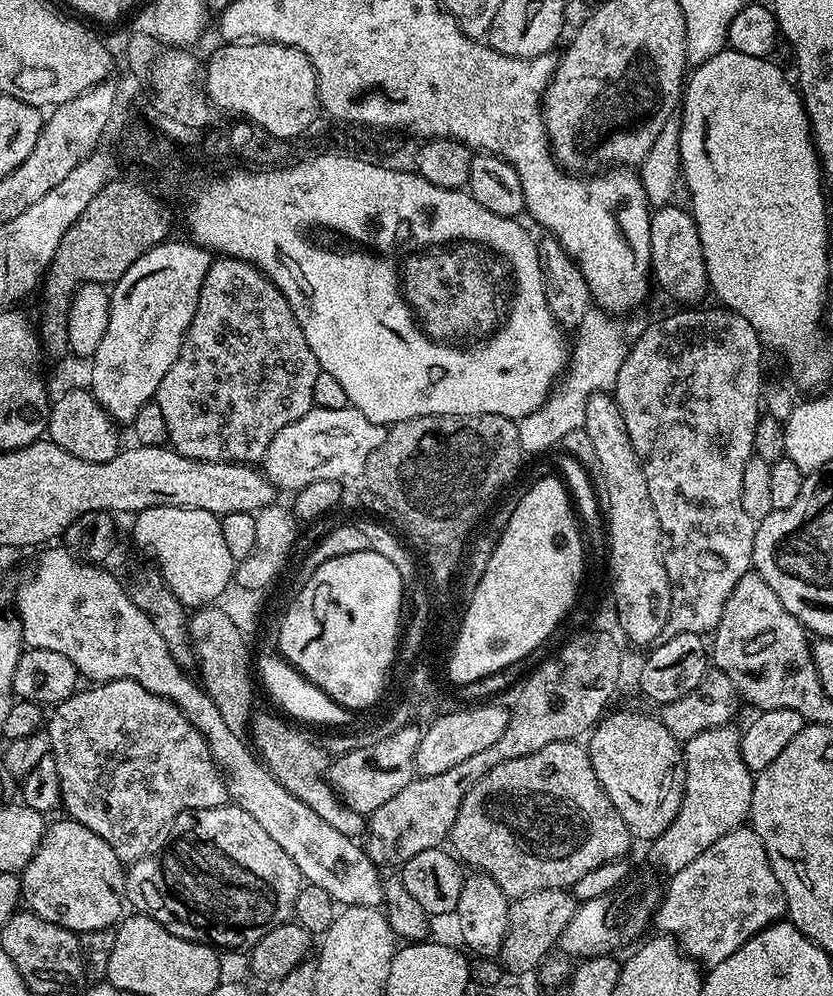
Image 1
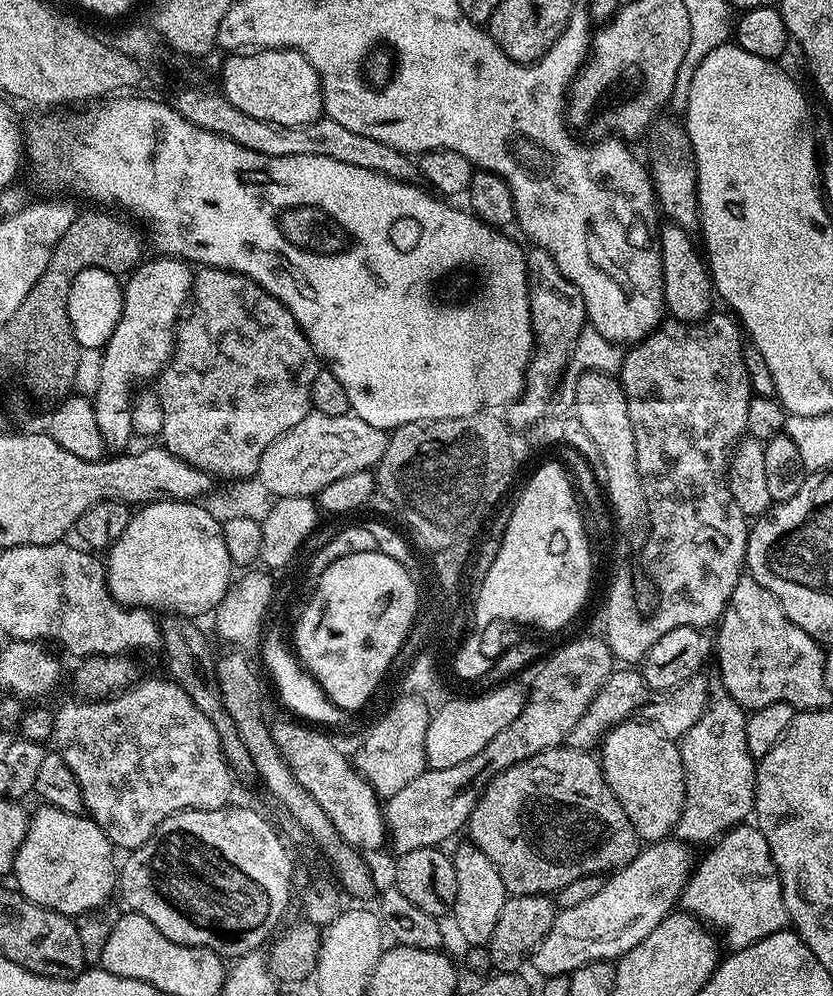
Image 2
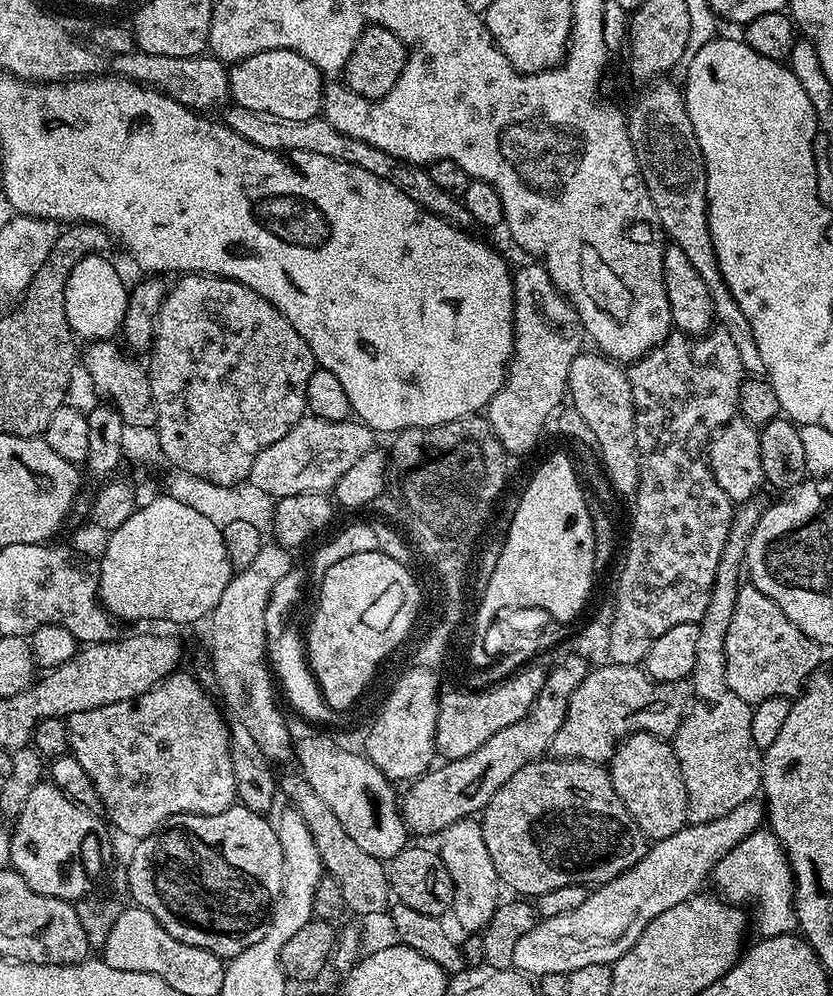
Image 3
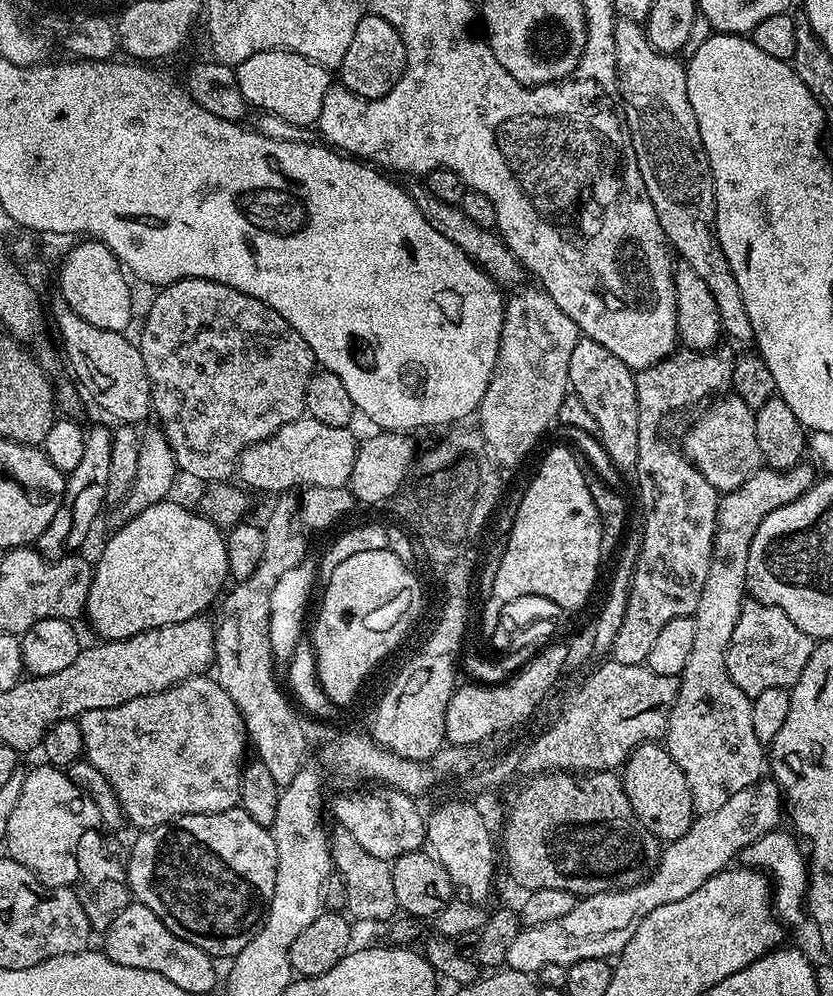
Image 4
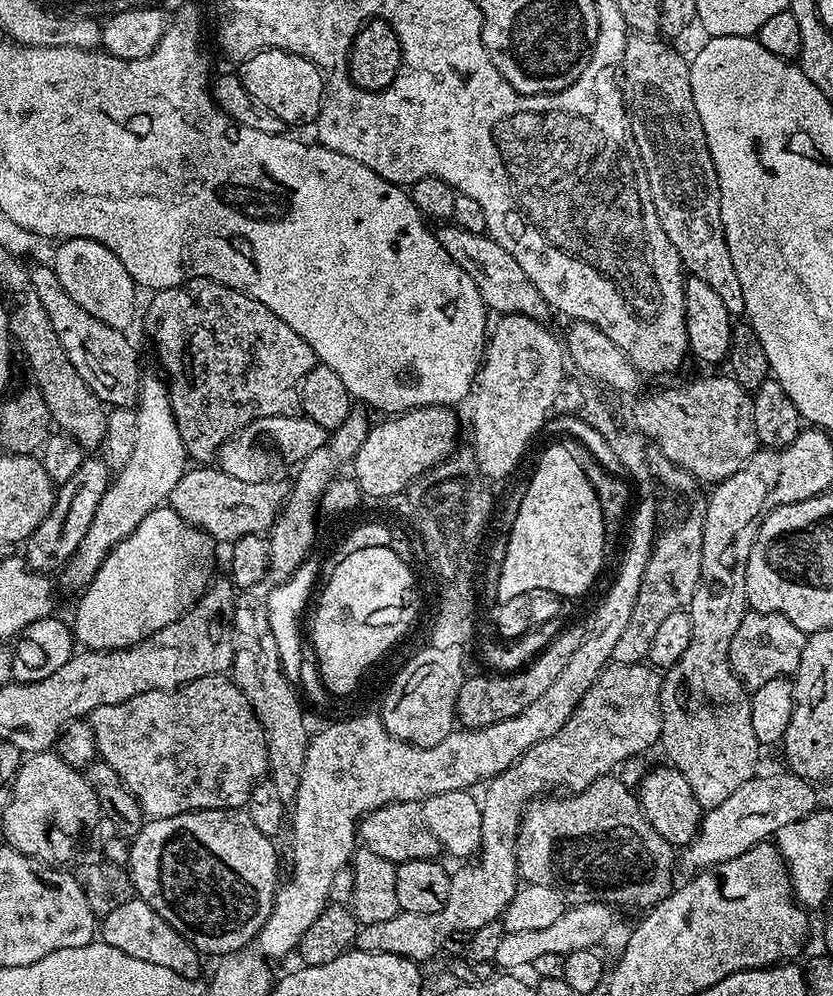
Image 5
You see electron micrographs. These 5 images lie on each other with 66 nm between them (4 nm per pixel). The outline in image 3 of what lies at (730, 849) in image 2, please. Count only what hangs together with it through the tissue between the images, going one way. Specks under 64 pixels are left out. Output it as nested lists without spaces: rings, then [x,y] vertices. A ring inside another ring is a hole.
[[[761,826],[756,832],[746,836],[720,862],[718,862],[710,877],[711,883],[716,883],[715,891],[729,902],[744,902],[752,900],[751,911],[754,913],[754,928],[760,931],[761,937],[791,936],[797,931],[796,907],[794,906],[794,890],[796,882],[792,879],[792,868],[788,865],[788,856],[778,842],[778,838],[767,827]]]

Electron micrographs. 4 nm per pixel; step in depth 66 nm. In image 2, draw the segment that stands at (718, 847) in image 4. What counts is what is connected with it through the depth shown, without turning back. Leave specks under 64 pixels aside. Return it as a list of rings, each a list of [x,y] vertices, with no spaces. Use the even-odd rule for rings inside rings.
[[[674,838],[653,841],[641,849],[640,853],[626,867],[611,873],[605,879],[602,890],[598,894],[594,894],[579,906],[561,909],[553,920],[547,936],[532,952],[535,970],[546,978],[563,976],[590,962],[615,961],[628,953],[677,907],[680,896],[692,875],[692,869],[695,867],[696,856],[691,851],[693,852],[693,849],[687,843]]]

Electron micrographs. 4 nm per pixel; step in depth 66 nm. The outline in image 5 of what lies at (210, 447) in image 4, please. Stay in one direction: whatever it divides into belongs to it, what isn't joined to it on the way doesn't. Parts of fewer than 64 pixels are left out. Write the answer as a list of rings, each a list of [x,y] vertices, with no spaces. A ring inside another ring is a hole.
[[[185,280],[173,288],[153,291],[149,296],[152,297],[148,309],[145,312],[143,309],[142,320],[144,316],[144,328],[156,343],[174,422],[178,422],[178,434],[189,461],[215,461],[218,449],[227,440],[263,416],[294,416],[301,411],[300,387],[318,361],[314,350],[274,310],[266,310],[262,302],[254,302],[254,298],[213,280]]]

